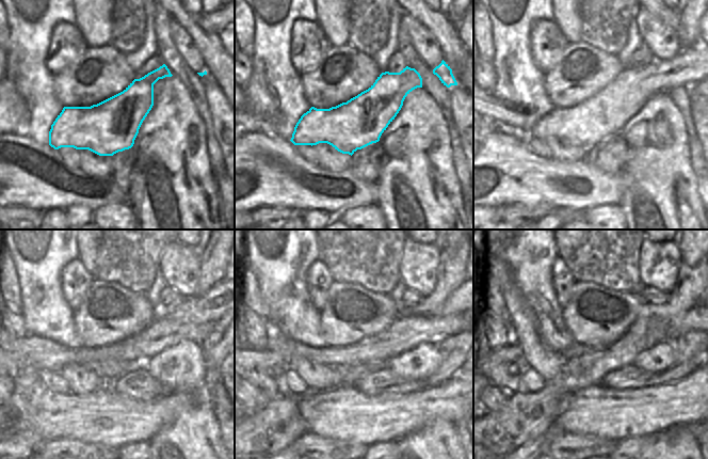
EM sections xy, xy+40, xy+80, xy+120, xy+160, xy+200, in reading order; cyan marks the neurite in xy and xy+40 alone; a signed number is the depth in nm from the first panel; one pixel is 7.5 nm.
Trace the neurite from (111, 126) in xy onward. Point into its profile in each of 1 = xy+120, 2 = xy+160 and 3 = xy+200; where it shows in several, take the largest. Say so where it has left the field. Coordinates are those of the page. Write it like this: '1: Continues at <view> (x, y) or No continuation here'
1: Continues at xy+120 (193, 318)
2: Continues at xy+160 (407, 330)
3: Continues at xy+200 (690, 320)

